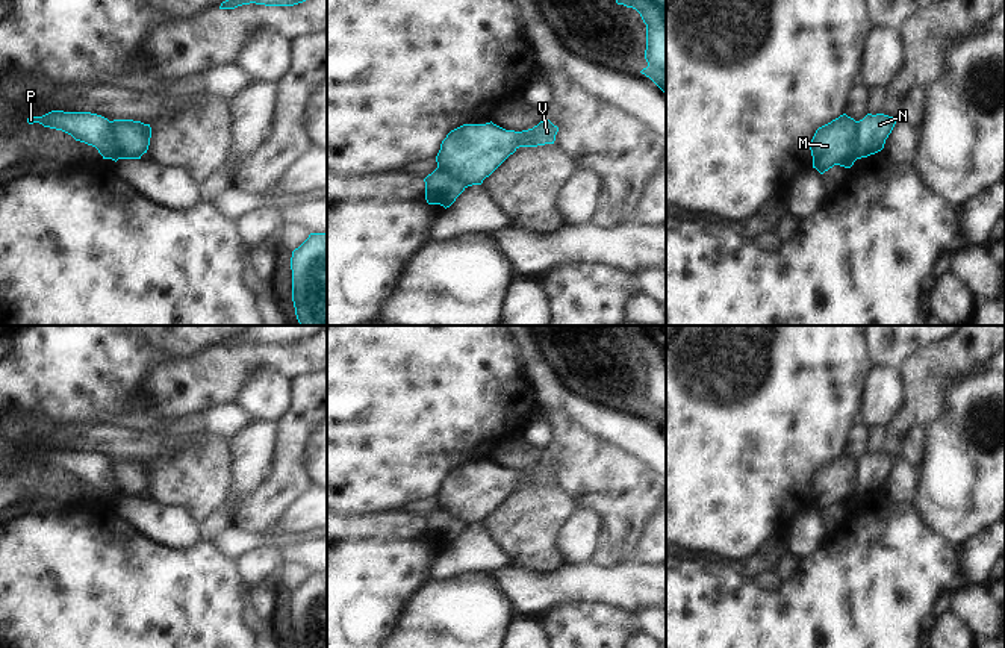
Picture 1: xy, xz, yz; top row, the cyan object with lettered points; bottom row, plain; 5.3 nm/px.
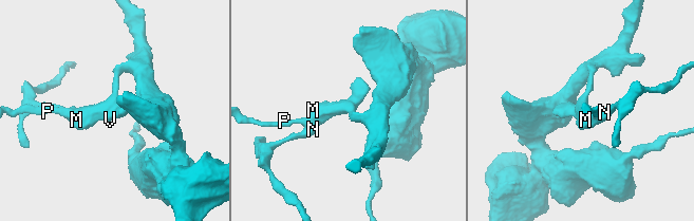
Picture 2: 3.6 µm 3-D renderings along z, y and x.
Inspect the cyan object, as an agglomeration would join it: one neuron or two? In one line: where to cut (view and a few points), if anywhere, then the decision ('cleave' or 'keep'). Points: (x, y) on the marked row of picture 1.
cut xy (109, 121), (112, 158); cleave

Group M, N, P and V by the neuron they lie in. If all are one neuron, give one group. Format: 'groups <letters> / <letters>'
groups M V / N P

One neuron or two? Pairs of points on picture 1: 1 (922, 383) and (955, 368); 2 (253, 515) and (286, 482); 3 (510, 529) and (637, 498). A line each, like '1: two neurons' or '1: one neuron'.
1: one neuron
2: one neuron
3: two neurons

